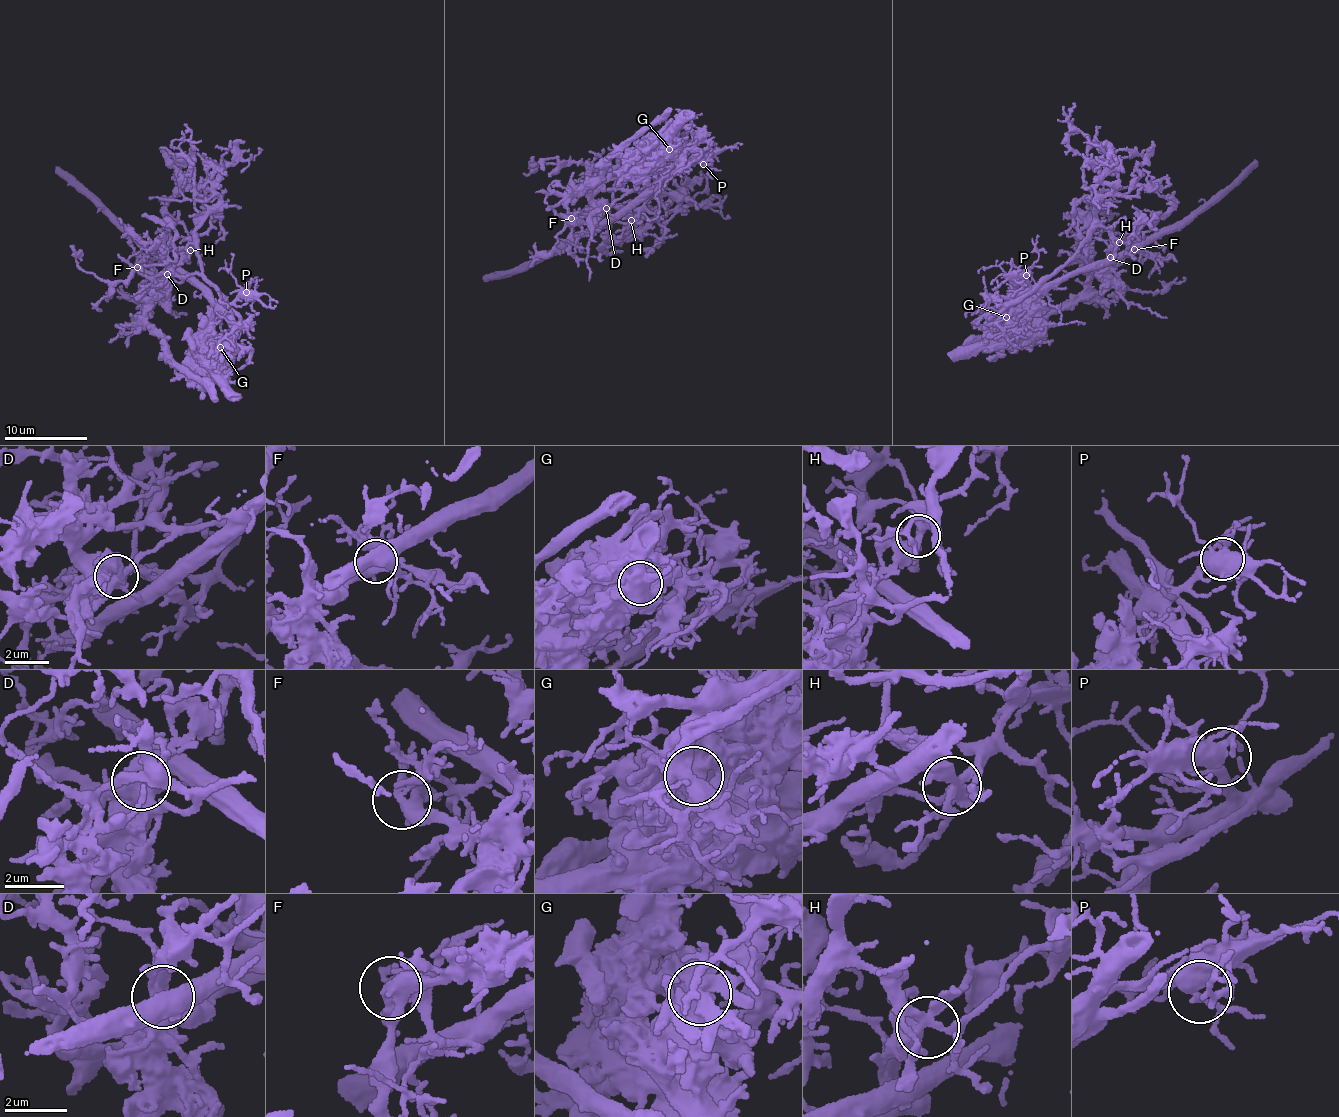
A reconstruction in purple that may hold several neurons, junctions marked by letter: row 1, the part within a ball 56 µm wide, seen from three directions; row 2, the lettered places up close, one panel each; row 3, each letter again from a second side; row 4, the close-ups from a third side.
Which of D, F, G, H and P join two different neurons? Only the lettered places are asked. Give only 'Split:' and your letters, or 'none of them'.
Split: D, F, G

